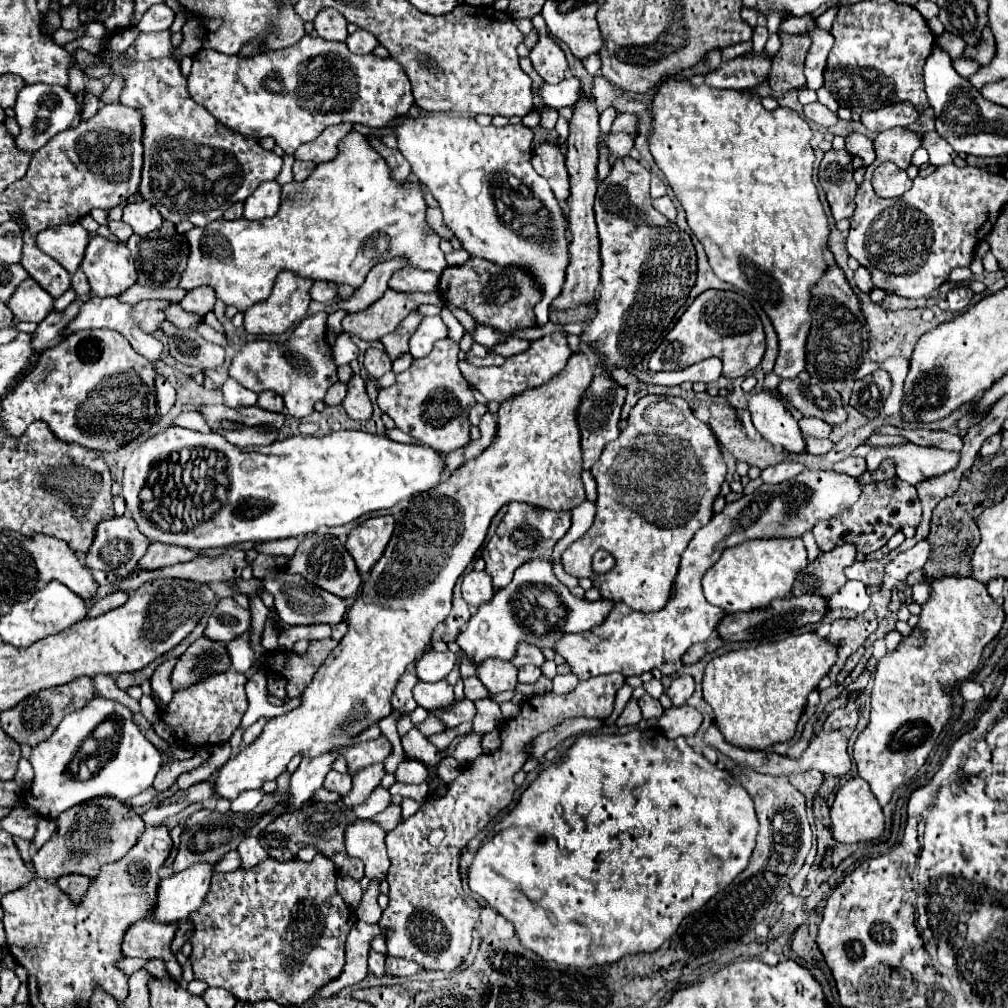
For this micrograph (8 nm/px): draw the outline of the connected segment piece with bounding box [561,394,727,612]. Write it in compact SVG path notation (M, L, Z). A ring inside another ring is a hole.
M647 394L633 406L627 428L621 430L617 440L605 446L601 458L591 468L591 474L597 480L599 490L595 522L585 536L575 540L563 552L563 570L575 578L589 578L605 600L623 602L641 612L655 612L669 600L681 552L687 548L695 532L709 524L713 516L713 502L719 496L727 474L719 442L711 428L695 418L683 398ZM597 550L605 550L615 558L615 566L605 574L595 574L591 568L591 560Z

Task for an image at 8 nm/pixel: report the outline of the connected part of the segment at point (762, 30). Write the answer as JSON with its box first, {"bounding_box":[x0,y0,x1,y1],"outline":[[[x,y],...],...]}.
{"bounding_box":[753,26,769,52],"outline":[[[755,26],[755,30],[753,30],[753,50],[755,52],[761,52],[761,50],[765,50],[765,42],[767,42],[767,38],[769,38],[769,32],[767,32],[767,28],[765,26]]]}

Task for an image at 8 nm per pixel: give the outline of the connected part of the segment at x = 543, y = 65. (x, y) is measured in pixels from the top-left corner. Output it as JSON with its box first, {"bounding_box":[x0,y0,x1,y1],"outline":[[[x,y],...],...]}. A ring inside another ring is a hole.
{"bounding_box":[531,14,567,84],"outline":[[[541,14],[533,17],[533,27],[539,32],[539,42],[531,48],[531,62],[539,76],[549,84],[559,84],[567,72],[567,60],[563,50],[547,36],[547,26]]]}

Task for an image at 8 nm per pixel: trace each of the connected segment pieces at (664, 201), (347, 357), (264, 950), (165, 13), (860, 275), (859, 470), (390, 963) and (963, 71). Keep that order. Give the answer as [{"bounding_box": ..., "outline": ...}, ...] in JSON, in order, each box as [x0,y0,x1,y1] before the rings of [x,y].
[{"bounding_box":[653,196,675,222],"outline":[[[661,196],[661,198],[653,200],[653,208],[659,210],[661,214],[665,214],[669,218],[669,222],[675,222],[675,206],[669,196]]]},{"bounding_box":[333,334,359,364],"outline":[[[339,334],[335,340],[335,346],[333,346],[335,362],[337,364],[349,364],[349,362],[357,360],[357,356],[359,356],[359,348],[357,348],[357,344],[351,342],[351,336]]]},{"bounding_box":[189,854,357,1006],"outline":[[[317,854],[311,862],[299,858],[277,862],[267,858],[249,870],[237,868],[235,872],[215,874],[205,904],[189,916],[195,926],[191,936],[193,952],[189,956],[195,978],[205,980],[209,986],[225,988],[233,992],[237,1000],[251,1004],[259,1000],[275,1000],[281,1006],[289,1006],[313,998],[319,988],[341,974],[345,964],[345,938],[357,922],[353,910],[337,892],[335,880],[335,864],[323,854]]]},{"bounding_box":[137,4,175,32],"outline":[[[157,4],[153,8],[149,8],[143,18],[139,20],[137,28],[141,32],[157,32],[157,30],[167,30],[173,24],[175,12],[167,6],[167,4]]]},{"bounding_box":[855,266,873,294],"outline":[[[859,266],[859,268],[855,270],[855,284],[857,284],[857,288],[859,288],[861,292],[865,292],[865,294],[869,294],[869,292],[873,290],[873,282],[871,282],[871,276],[869,276],[869,270],[867,270],[867,268]]]},{"bounding_box":[833,456,867,478],"outline":[[[849,456],[849,458],[841,460],[841,462],[837,462],[833,466],[833,470],[857,478],[857,476],[861,476],[867,470],[867,466],[865,466],[865,458],[853,458],[853,456]]]},{"bounding_box":[385,958,417,978],"outline":[[[387,958],[385,972],[389,976],[407,978],[407,976],[413,976],[417,972],[417,964],[413,960],[405,960],[405,958]]]},{"bounding_box":[953,58,979,78],"outline":[[[959,58],[959,60],[955,60],[955,62],[953,62],[953,68],[955,68],[955,70],[957,70],[957,74],[961,74],[963,78],[969,78],[971,74],[975,74],[975,72],[977,72],[979,64],[977,64],[977,62],[973,62],[973,60],[963,60],[963,58]]]}]

